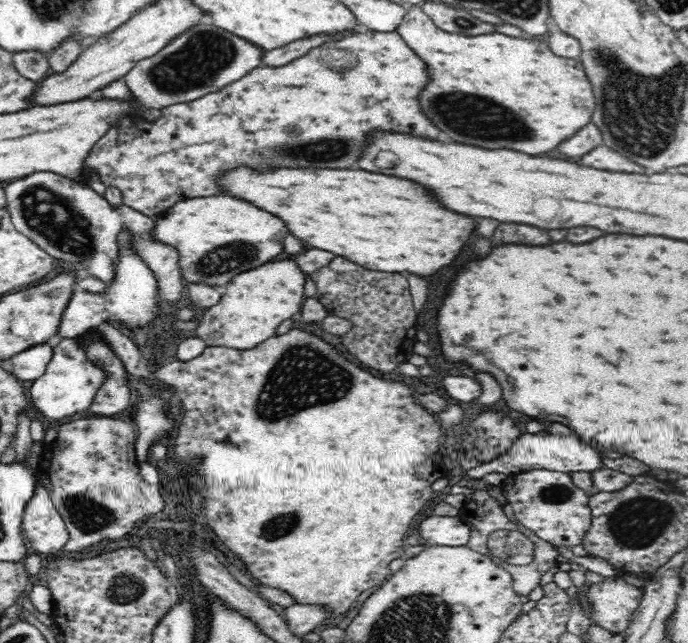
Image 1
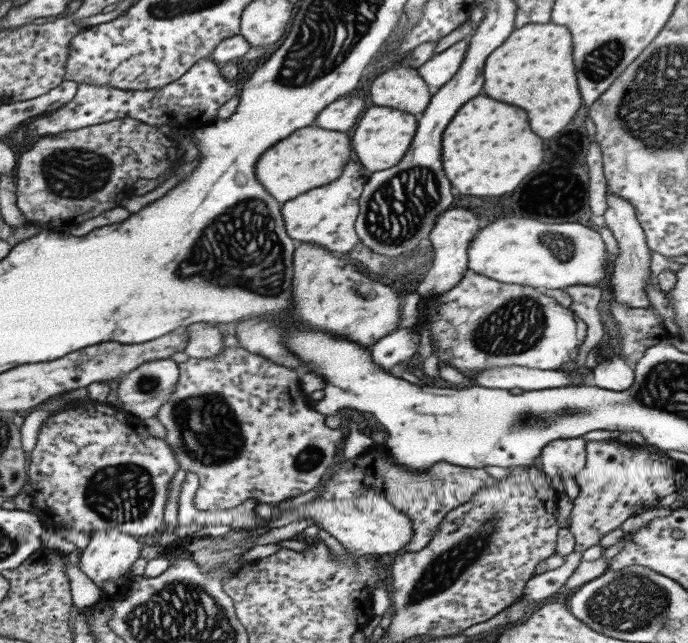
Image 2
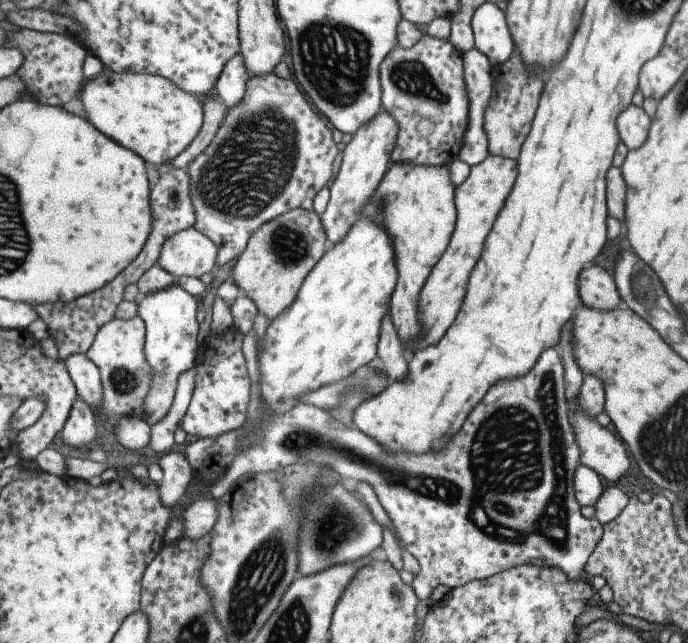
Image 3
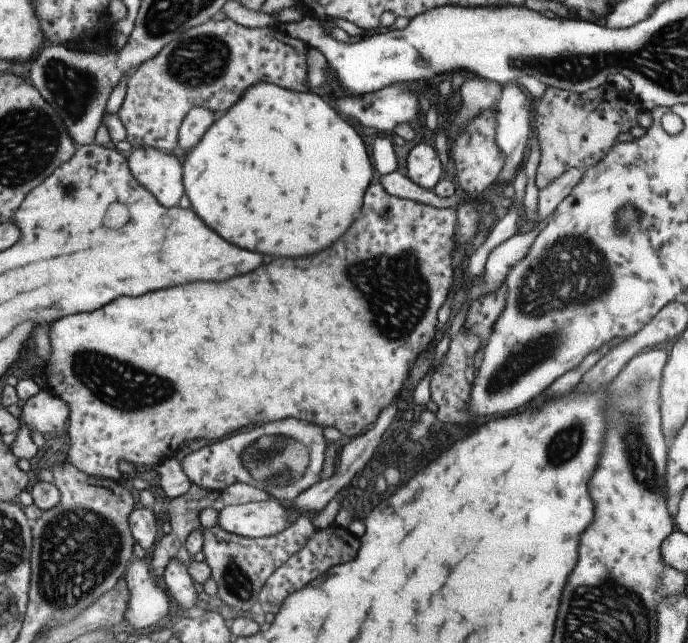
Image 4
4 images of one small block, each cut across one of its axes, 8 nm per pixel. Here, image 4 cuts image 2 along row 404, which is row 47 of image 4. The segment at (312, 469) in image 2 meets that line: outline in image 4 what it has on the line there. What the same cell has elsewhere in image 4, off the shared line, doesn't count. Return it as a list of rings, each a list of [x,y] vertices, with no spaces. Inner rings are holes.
[[[229,18],[209,20],[205,24],[181,32],[175,40],[165,44],[153,59],[141,64],[129,73],[126,80],[126,93],[118,117],[125,131],[125,140],[134,148],[156,148],[163,152],[175,150],[178,128],[190,108],[205,107],[213,112],[225,112],[240,98],[245,89],[254,84],[265,82],[280,86],[282,89],[304,93],[307,88],[307,66],[305,54],[308,46],[282,33],[277,26],[267,28],[244,28]]]

